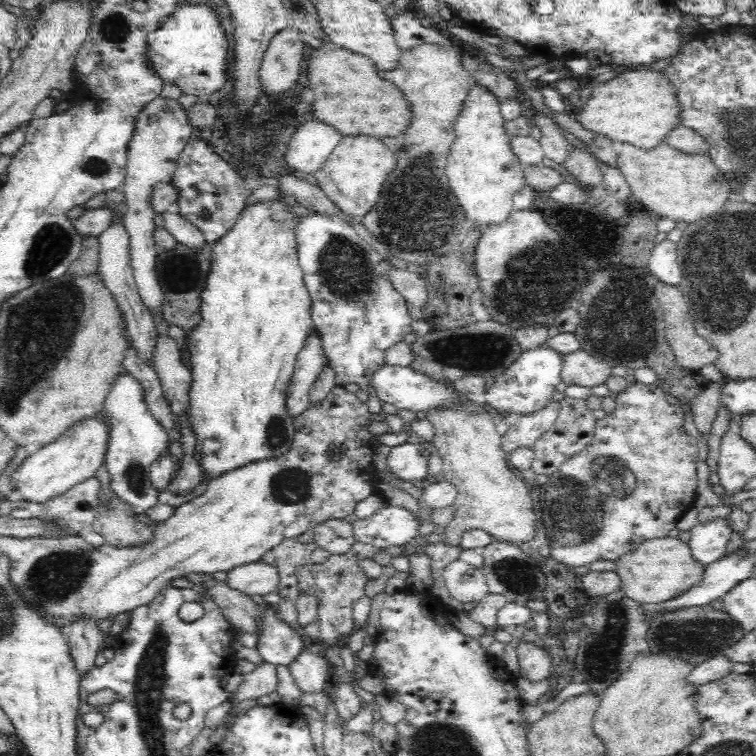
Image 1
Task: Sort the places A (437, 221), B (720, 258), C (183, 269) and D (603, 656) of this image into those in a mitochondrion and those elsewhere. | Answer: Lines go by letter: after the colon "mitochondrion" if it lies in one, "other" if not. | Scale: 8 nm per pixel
A: mitochondrion
B: mitochondrion
C: mitochondrion
D: mitochondrion

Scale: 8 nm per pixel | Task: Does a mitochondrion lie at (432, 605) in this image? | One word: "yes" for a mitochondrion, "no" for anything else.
no

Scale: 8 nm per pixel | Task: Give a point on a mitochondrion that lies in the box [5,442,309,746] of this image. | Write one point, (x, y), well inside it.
(52, 579)

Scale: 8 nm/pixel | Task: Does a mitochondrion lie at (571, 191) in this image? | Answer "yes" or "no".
no

